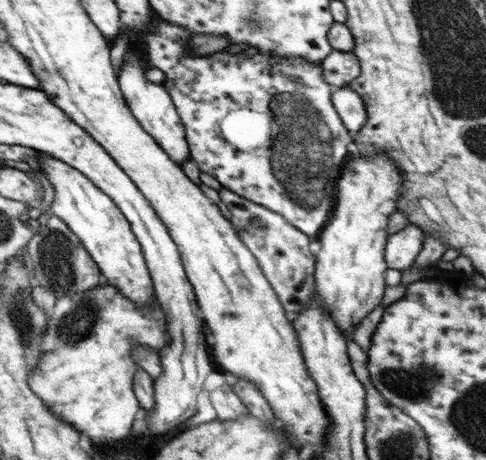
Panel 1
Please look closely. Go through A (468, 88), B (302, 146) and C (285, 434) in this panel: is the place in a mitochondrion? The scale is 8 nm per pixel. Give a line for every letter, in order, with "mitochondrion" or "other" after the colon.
A: mitochondrion
B: mitochondrion
C: other

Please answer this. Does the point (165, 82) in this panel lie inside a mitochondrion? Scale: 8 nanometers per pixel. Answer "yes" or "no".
no

